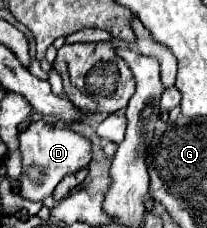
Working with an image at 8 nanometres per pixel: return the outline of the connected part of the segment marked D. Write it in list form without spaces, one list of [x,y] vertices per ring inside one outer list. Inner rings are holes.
[[[31,122],[29,127],[18,134],[19,150],[22,153],[23,172],[20,176],[19,195],[30,201],[43,201],[46,196],[54,192],[58,182],[84,166],[88,166],[92,158],[92,144],[88,138],[80,136],[70,128],[52,128],[46,122]],[[31,166],[42,170],[44,177],[40,183],[34,183],[24,174],[24,170]]]

